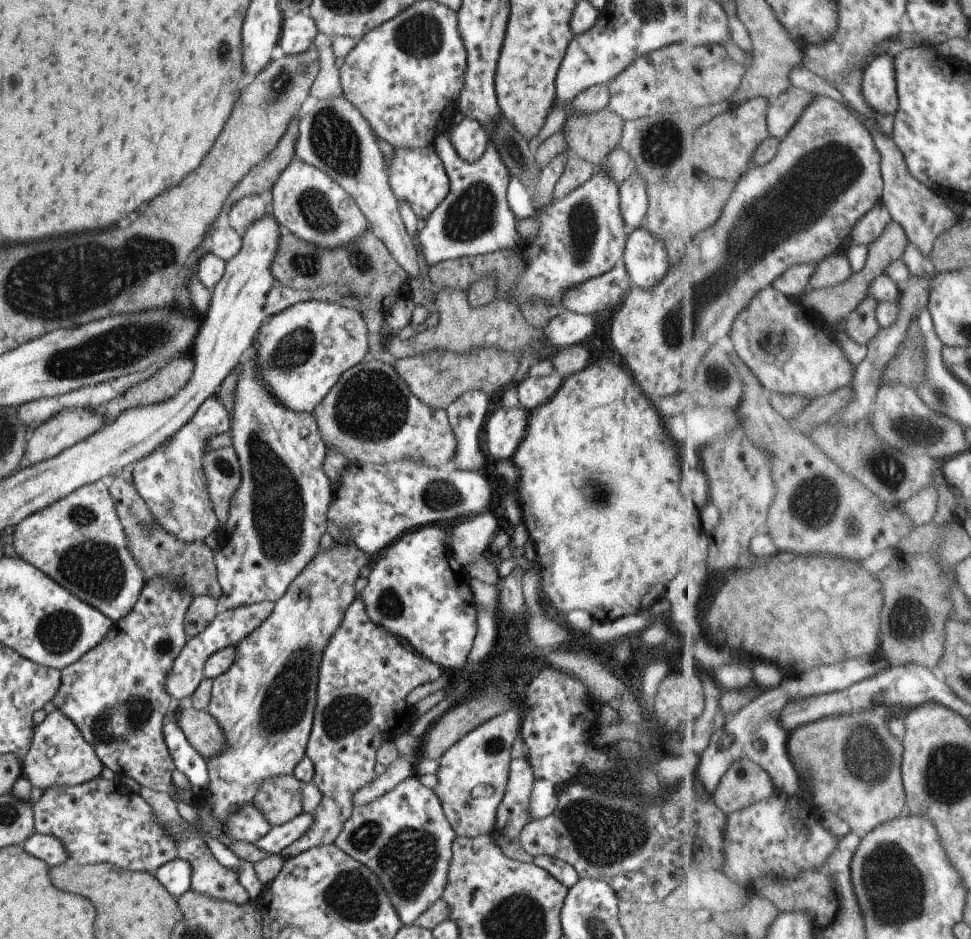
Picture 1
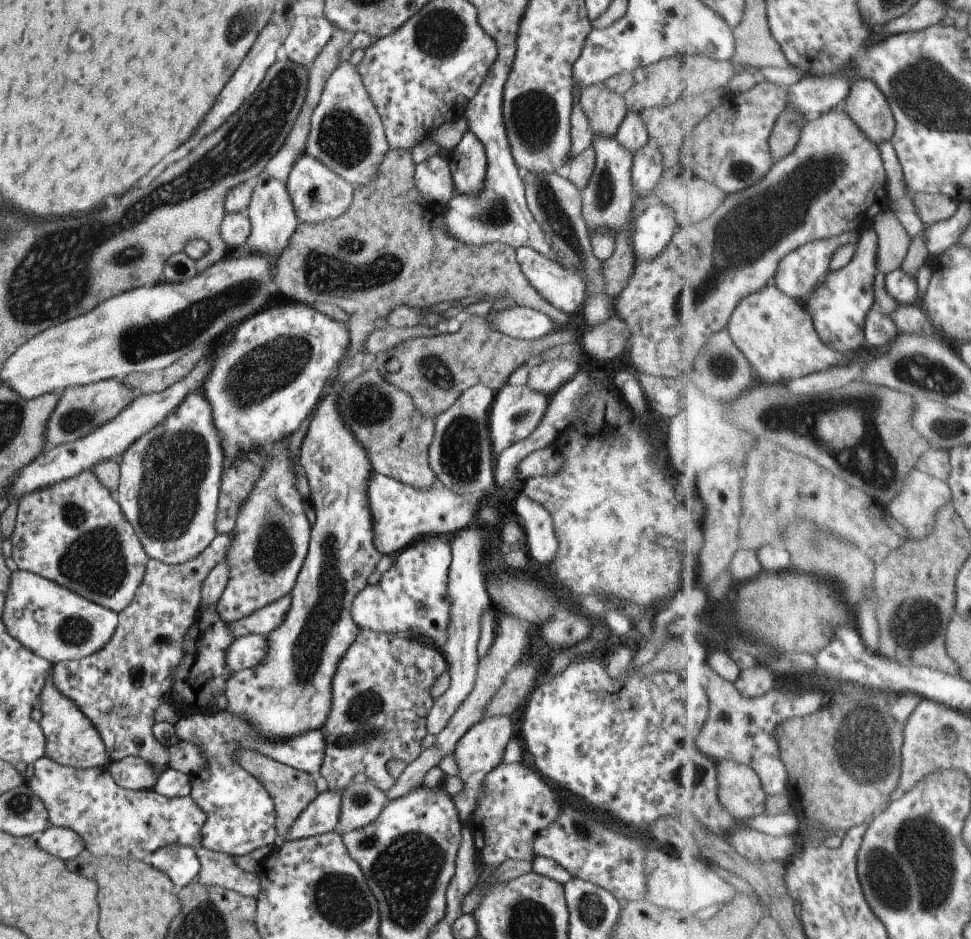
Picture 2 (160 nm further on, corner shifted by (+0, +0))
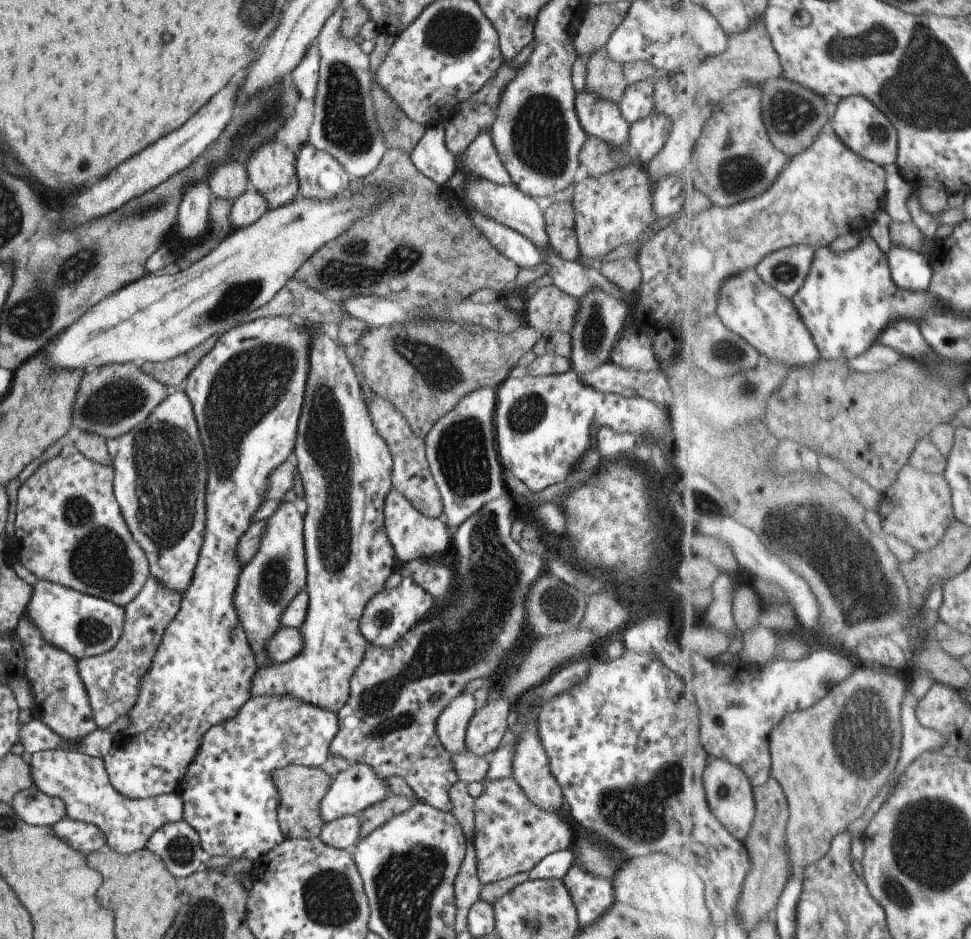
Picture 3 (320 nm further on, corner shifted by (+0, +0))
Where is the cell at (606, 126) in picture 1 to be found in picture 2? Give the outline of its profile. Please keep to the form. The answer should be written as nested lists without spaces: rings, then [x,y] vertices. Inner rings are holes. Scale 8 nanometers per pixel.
[[[603,82],[587,85],[577,100],[593,135],[615,136],[627,111],[624,95],[608,89]]]

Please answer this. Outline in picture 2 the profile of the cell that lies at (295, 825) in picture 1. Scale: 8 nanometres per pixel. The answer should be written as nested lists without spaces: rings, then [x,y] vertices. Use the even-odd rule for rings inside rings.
[[[327,789],[319,793],[292,822],[285,837],[279,841],[300,839],[336,830],[343,790]]]

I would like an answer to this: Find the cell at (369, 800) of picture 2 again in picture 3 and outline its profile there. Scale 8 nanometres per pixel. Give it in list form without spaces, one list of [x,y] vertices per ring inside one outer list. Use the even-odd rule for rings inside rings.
[[[359,813],[346,815],[324,824],[318,838],[327,846],[348,851],[359,839],[359,828]]]

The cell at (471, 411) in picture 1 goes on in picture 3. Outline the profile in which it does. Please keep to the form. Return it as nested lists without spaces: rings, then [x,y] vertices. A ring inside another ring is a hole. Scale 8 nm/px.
[[[475,388],[459,398],[459,402],[431,426],[425,434],[425,458],[442,503],[442,517],[450,534],[483,504],[505,494],[502,466],[494,442],[492,417],[495,390]]]

